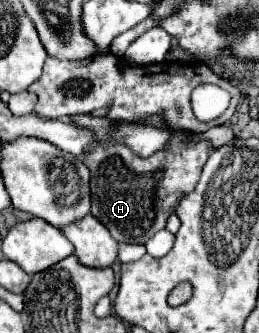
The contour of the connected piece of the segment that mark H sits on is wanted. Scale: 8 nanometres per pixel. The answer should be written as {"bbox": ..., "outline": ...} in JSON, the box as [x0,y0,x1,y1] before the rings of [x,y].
{"bbox":[72,114,208,244],"outline":[[[84,114],[74,116],[72,124],[86,126],[94,134],[104,136],[94,138],[100,142],[92,142],[84,156],[84,164],[90,170],[90,190],[92,190],[90,214],[110,230],[116,242],[146,244],[156,232],[166,228],[166,220],[176,210],[180,198],[184,198],[184,194],[194,190],[202,166],[208,158],[208,146],[204,142],[184,146],[184,138],[188,136],[188,132],[174,132],[168,150],[158,152],[150,158],[138,158],[126,146],[108,142],[110,122],[106,118],[94,118]]]}

